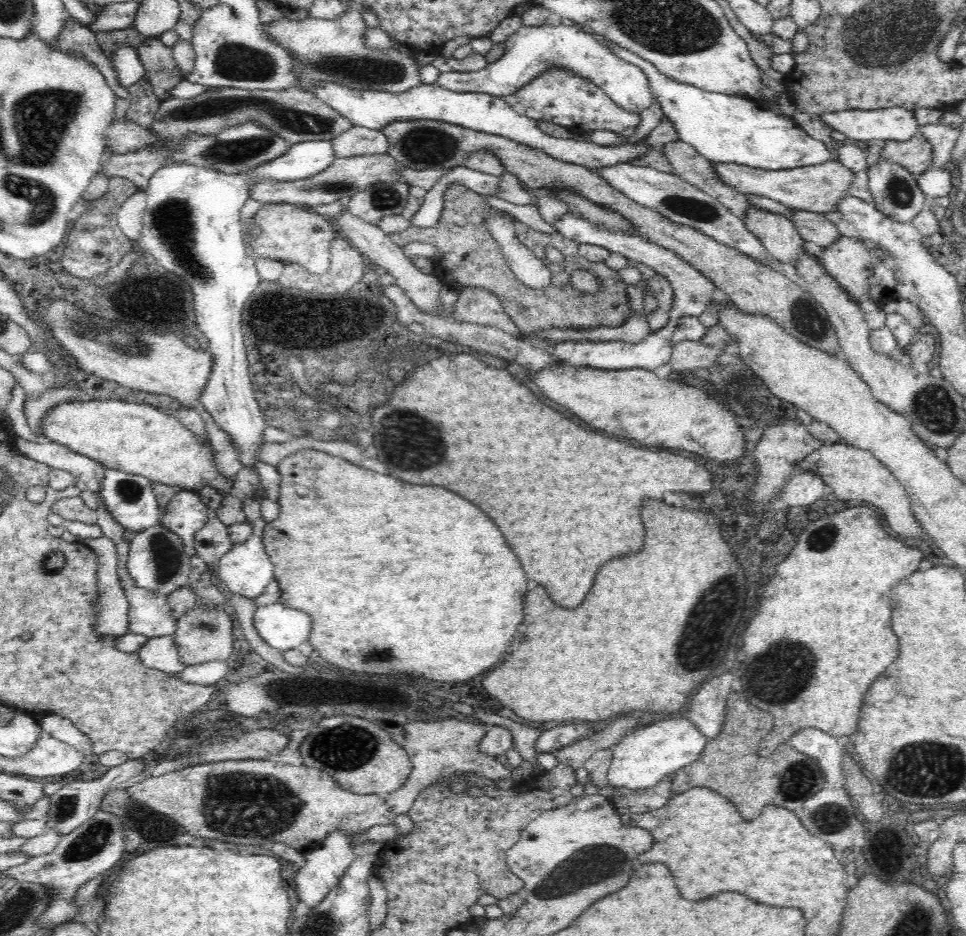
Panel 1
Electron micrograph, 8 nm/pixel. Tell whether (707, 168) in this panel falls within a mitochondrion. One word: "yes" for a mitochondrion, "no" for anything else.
no

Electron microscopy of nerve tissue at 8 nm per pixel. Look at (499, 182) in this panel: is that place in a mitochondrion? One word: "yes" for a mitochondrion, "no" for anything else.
no

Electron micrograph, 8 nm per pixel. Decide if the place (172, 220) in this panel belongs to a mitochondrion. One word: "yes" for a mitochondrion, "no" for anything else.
yes

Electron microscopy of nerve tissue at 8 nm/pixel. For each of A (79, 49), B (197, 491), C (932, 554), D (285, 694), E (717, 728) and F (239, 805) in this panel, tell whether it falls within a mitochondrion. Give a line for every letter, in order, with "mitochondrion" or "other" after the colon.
A: other
B: other
C: other
D: other
E: other
F: mitochondrion

